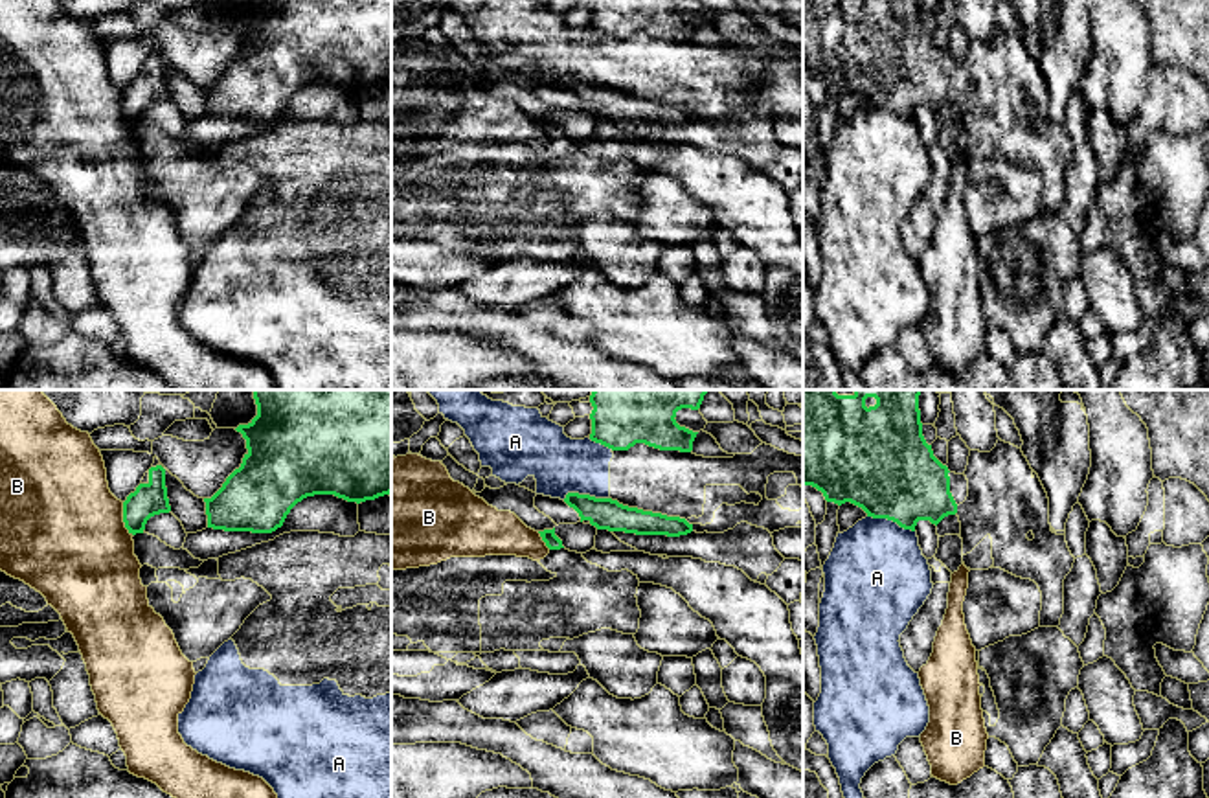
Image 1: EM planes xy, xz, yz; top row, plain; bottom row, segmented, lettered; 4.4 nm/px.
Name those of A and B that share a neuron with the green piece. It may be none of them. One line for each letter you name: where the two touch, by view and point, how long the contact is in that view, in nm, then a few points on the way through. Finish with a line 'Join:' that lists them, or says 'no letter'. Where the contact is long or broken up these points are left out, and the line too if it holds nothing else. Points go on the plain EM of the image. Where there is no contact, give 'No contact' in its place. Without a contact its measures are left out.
Join: no letter

